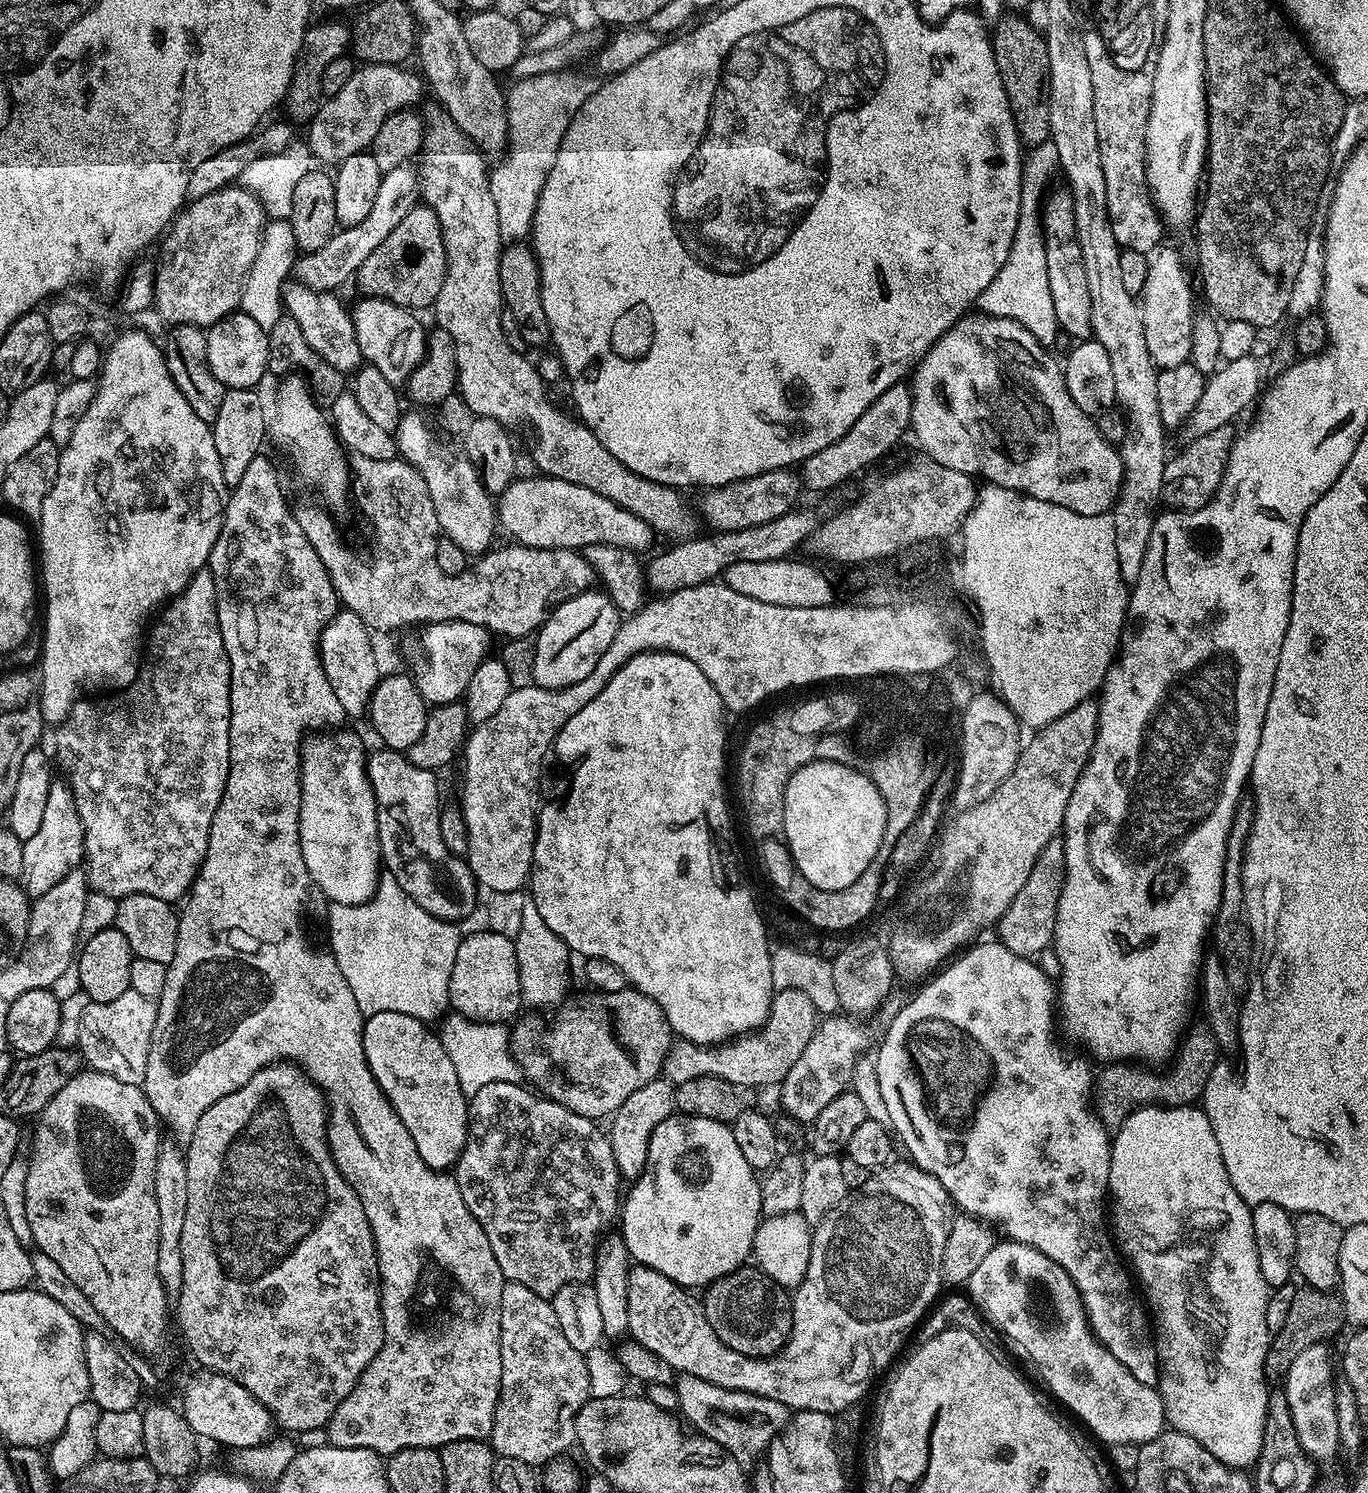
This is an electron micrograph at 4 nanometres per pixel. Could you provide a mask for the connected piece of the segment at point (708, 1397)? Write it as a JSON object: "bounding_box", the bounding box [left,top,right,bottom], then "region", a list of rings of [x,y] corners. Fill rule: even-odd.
{"bounding_box":[674,1374,790,1465],"region":[[[687,1374],[681,1375],[674,1387],[680,1402],[679,1415],[689,1425],[692,1423],[691,1427],[699,1435],[718,1442],[718,1446],[725,1448],[742,1465],[751,1465],[751,1460],[759,1452],[760,1455],[767,1453],[774,1437],[789,1427],[790,1409],[782,1402],[774,1402],[774,1398],[762,1398],[758,1394],[714,1386],[714,1382]]]}

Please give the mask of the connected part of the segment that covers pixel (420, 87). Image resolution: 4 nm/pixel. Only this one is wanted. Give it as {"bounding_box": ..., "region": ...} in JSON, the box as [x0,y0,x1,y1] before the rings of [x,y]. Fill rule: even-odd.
{"bounding_box":[306,64,426,166],"region":[[[364,64],[357,67],[356,72],[350,78],[350,82],[346,82],[346,86],[342,86],[342,90],[338,90],[338,94],[327,97],[321,104],[316,117],[307,125],[306,141],[313,157],[317,161],[325,160],[326,163],[332,164],[331,166],[336,166],[339,165],[340,161],[350,158],[354,154],[369,151],[378,130],[382,130],[382,122],[386,122],[386,118],[390,118],[390,114],[399,112],[402,108],[416,106],[423,92],[426,92],[424,76],[419,71],[411,72],[408,66]]]}

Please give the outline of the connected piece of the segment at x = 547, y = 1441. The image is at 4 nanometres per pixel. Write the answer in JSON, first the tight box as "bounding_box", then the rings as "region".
{"bounding_box":[490,1282,590,1466],"region":[[[511,1282],[502,1290],[500,1345],[502,1386],[490,1437],[493,1453],[544,1466],[576,1444],[576,1415],[590,1398],[585,1353],[566,1342],[551,1299]]]}

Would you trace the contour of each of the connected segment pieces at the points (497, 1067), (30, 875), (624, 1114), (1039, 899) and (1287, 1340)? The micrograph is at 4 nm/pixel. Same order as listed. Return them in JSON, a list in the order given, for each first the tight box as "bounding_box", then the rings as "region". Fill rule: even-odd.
[{"bounding_box":[440,1014,522,1094],"region":[[[448,1014],[443,1017],[440,1026],[440,1041],[458,1070],[458,1080],[464,1093],[471,1094],[482,1090],[482,1086],[487,1086],[489,1082],[517,1082],[521,1079],[522,1069],[520,1061],[512,1051],[510,1028],[507,1023]]]},{"bounding_box":[22,779,84,897],"region":[[[53,779],[50,794],[46,797],[46,810],[42,813],[42,826],[24,840],[22,854],[22,884],[29,897],[40,896],[50,886],[58,886],[68,872],[84,860],[84,823],[71,788],[63,779]]]},{"bounding_box":[610,1078,677,1182],"region":[[[657,1078],[646,1082],[639,1090],[634,1090],[622,1106],[610,1117],[610,1139],[614,1150],[614,1160],[618,1162],[618,1170],[625,1181],[634,1182],[644,1172],[650,1150],[650,1138],[654,1130],[667,1116],[677,1111],[676,1090],[671,1080]]]},{"bounding_box":[998,842,1065,954],"region":[[[1053,842],[1034,862],[1030,870],[1030,878],[1026,878],[1026,886],[1018,890],[1014,902],[1006,910],[1006,914],[998,922],[998,939],[1011,952],[1036,954],[1053,943],[1056,935],[1056,911],[1059,908],[1060,892],[1065,880],[1065,849]]]},{"bounding_box":[1264,1286,1346,1382],"region":[[[1307,1286],[1297,1287],[1294,1302],[1290,1304],[1290,1311],[1286,1318],[1286,1326],[1278,1330],[1270,1340],[1268,1353],[1264,1359],[1264,1374],[1269,1381],[1275,1382],[1283,1378],[1290,1370],[1290,1362],[1315,1344],[1331,1341],[1331,1336],[1336,1336],[1346,1328],[1344,1314],[1344,1298],[1335,1291],[1327,1292]]]}]

